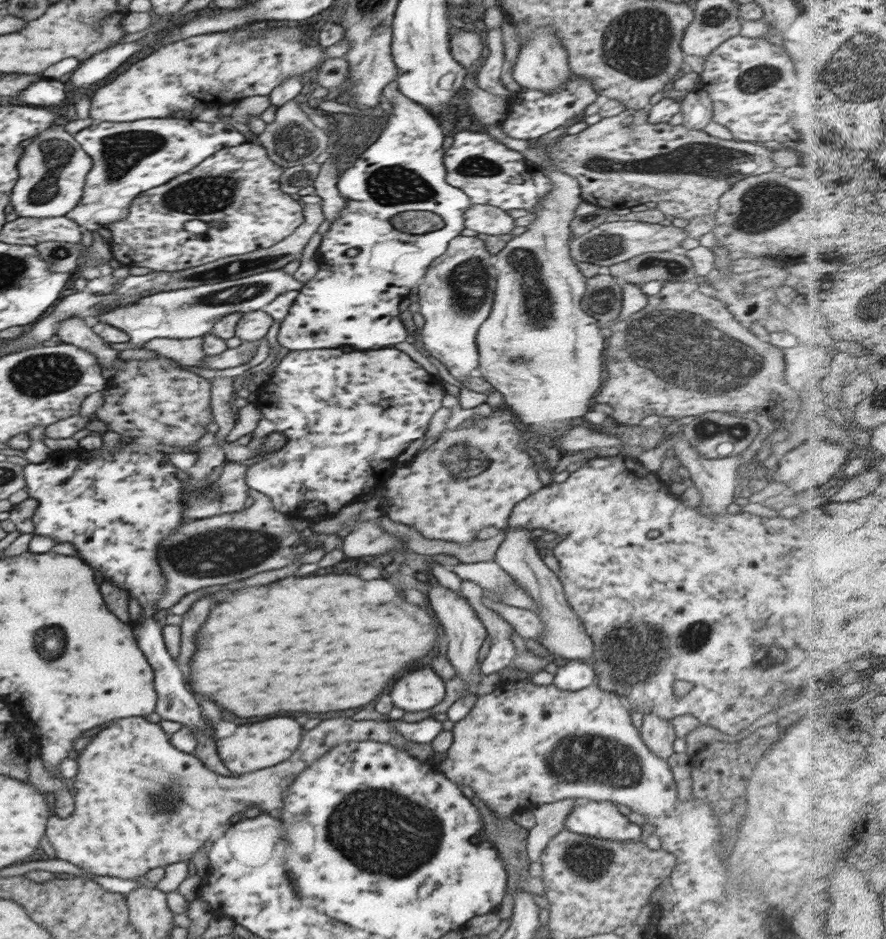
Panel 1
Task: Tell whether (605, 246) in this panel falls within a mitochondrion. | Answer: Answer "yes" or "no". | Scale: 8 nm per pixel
yes

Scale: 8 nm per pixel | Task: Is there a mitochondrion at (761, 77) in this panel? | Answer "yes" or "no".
yes

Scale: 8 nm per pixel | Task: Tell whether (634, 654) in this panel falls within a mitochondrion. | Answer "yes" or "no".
yes

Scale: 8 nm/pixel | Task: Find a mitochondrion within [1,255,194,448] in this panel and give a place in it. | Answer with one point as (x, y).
(35, 376)

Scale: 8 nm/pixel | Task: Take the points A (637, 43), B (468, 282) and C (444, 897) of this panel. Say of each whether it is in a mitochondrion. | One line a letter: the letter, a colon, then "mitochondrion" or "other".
A: mitochondrion
B: mitochondrion
C: other

